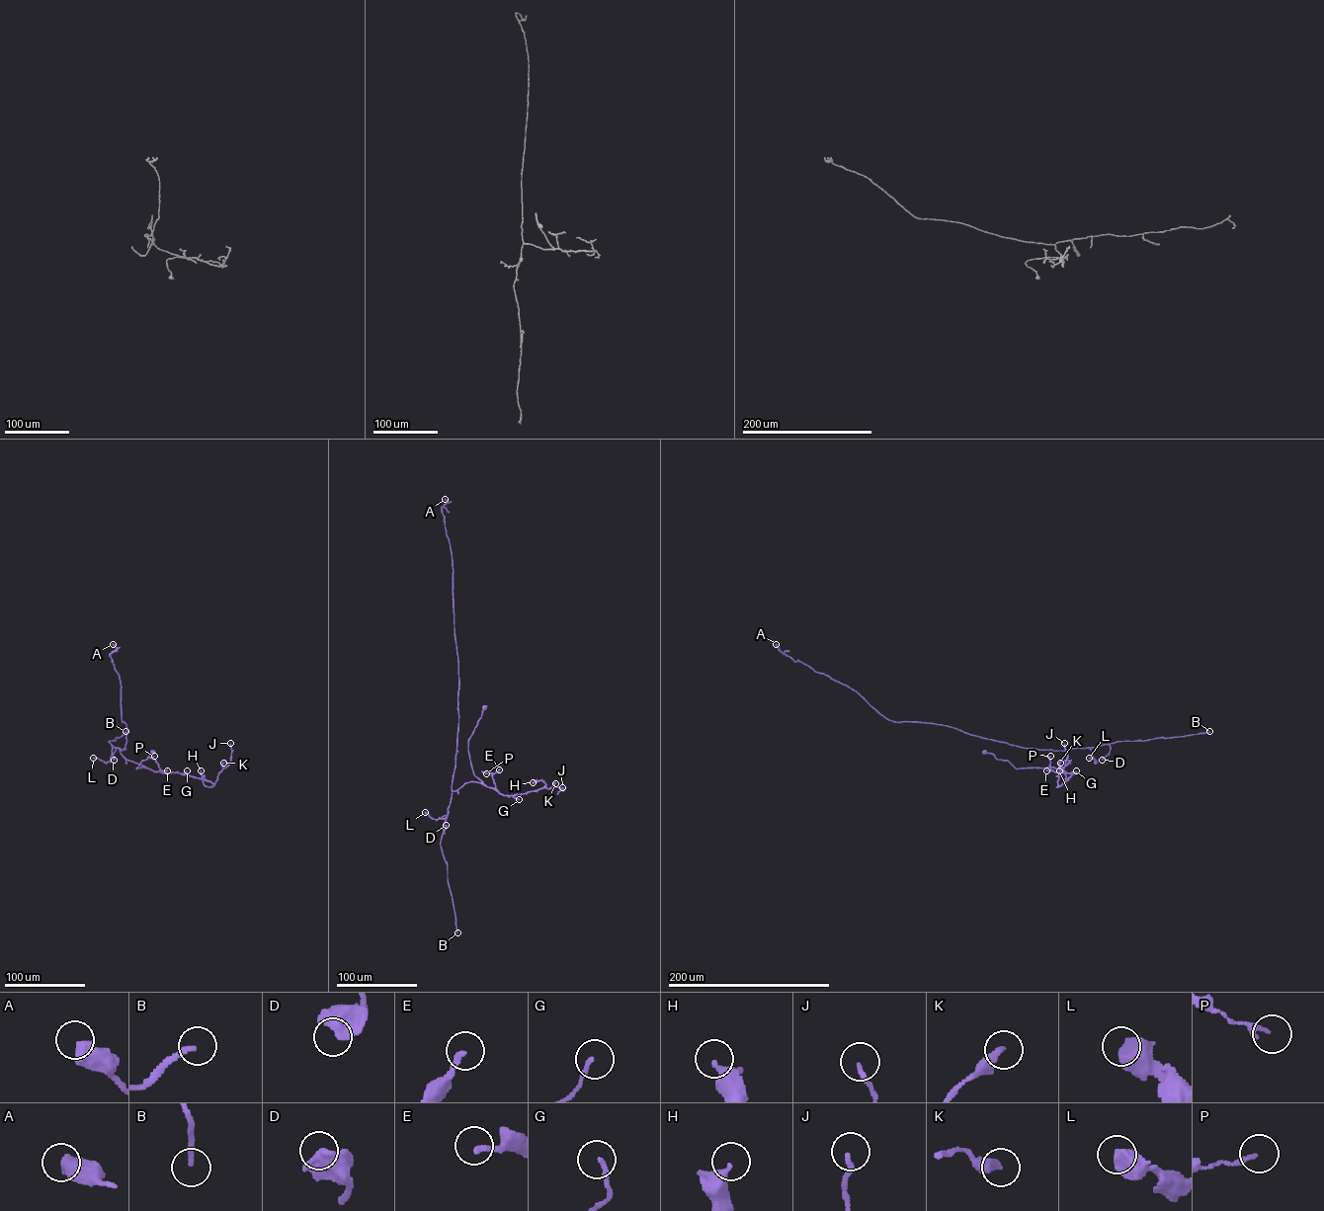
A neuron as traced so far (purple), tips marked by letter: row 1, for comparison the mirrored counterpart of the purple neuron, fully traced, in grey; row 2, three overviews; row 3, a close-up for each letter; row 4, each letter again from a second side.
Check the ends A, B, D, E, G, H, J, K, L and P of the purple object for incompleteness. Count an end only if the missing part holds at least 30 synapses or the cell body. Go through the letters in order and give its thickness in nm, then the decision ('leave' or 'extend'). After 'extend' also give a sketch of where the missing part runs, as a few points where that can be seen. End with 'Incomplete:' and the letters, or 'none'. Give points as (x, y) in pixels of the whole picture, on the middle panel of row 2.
A: calibre 550 nm; leave
B: calibre 190 nm; extend
D: calibre 600 nm; leave
E: calibre 200 nm; leave
G: calibre 170 nm; leave
H: calibre 320 nm; leave
J: calibre 180 nm; leave
K: calibre 400 nm; leave
L: calibre 650 nm; leave
P: calibre 180 nm; leave
Incomplete: B

